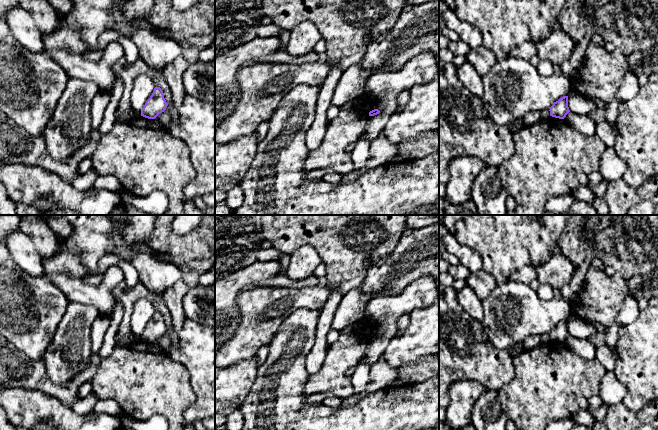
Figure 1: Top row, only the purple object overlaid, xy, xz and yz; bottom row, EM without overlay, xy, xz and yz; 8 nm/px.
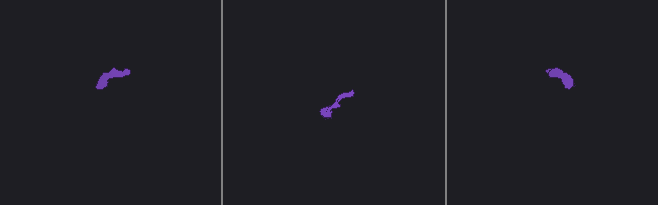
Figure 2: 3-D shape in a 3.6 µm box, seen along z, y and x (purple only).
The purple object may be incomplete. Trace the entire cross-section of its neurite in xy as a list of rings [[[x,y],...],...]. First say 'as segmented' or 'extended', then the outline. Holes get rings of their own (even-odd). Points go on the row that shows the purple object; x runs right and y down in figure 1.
as segmented | [[[155,87],[152,95],[141,110],[141,116],[148,119],[155,119],[166,110],[167,106],[168,103],[164,98],[162,89],[160,87]]]

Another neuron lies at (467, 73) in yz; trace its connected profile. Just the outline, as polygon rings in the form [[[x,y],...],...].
[[[469,62],[457,69],[458,77],[463,85],[475,96],[482,97],[484,92],[482,75],[478,74],[475,67]]]

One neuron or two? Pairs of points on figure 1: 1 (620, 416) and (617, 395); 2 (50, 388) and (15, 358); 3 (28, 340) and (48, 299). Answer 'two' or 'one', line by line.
1: two
2: one
3: one

